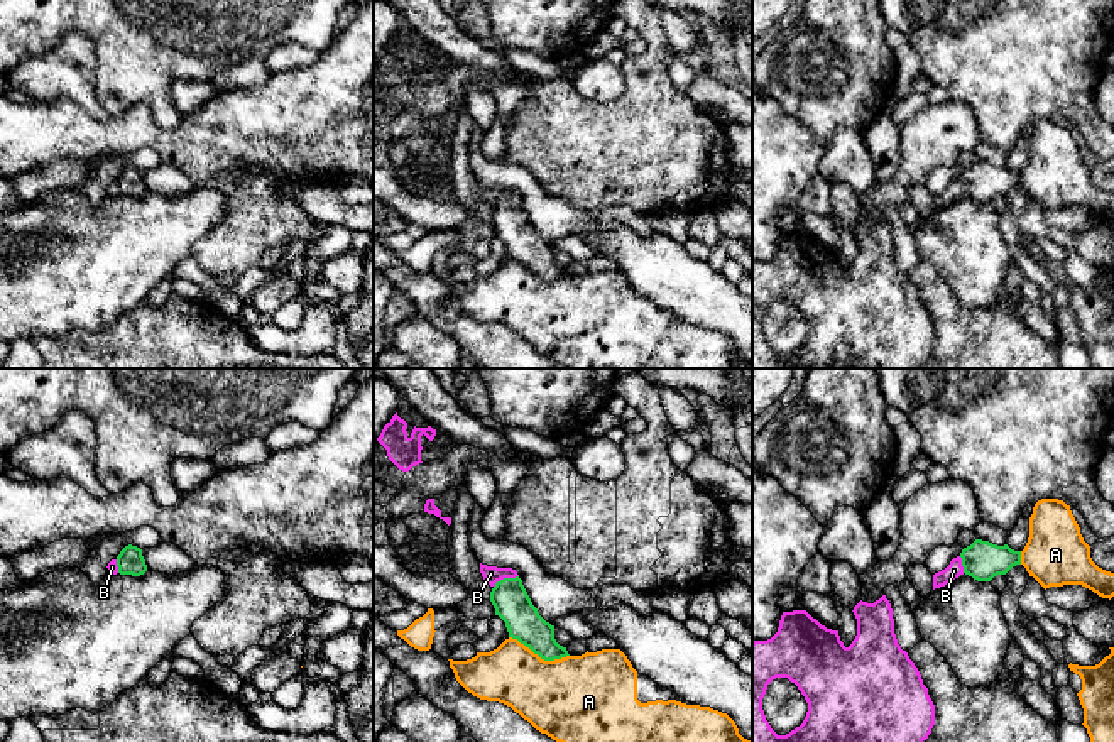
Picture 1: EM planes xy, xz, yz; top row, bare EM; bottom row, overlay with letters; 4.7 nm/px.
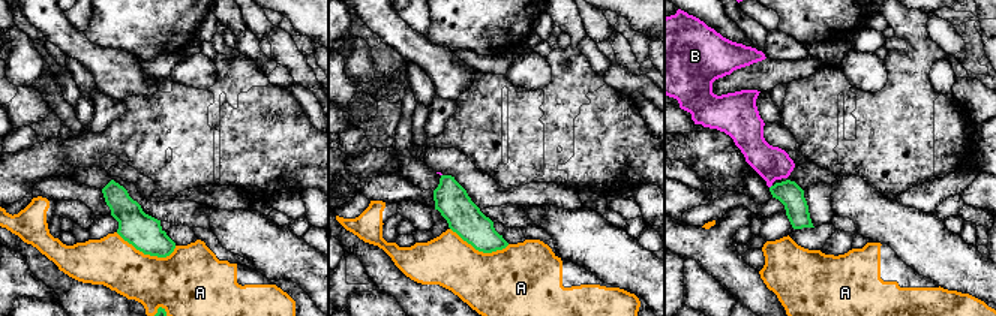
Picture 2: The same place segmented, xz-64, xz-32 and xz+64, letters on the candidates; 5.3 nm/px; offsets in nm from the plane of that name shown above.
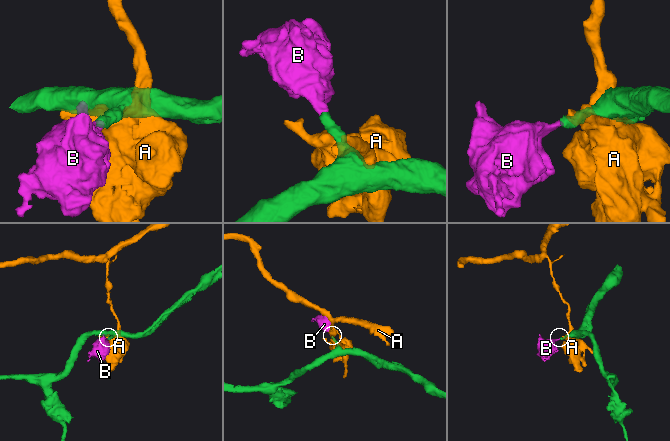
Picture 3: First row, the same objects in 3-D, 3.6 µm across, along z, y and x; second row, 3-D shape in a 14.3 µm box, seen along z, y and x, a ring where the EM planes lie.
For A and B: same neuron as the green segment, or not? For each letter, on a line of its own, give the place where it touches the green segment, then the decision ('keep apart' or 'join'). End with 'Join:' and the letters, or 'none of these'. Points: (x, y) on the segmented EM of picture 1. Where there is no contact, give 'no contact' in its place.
A: xz (540, 656) | keep apart
B: xz (504, 578) | join
Join: B

